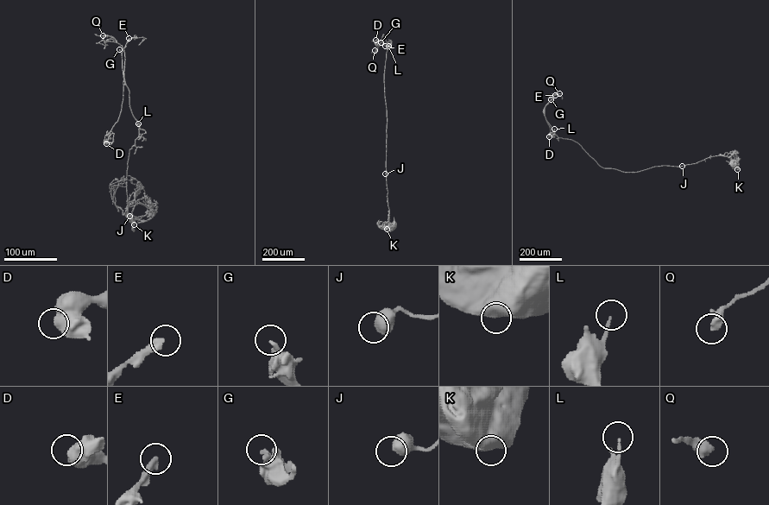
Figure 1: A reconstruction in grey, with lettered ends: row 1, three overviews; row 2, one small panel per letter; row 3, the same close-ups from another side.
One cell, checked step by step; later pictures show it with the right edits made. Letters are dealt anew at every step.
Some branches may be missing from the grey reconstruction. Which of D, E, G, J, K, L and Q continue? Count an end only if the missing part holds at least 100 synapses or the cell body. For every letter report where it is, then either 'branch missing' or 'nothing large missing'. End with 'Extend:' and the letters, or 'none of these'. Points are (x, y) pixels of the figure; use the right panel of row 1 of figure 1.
D: place (549, 136); nothing large missing
E: place (555, 95); branch missing
G: place (551, 99); nothing large missing
J: place (682, 166); nothing large missing
K: place (737, 169); nothing large missing
L: place (554, 129); nothing large missing
Q: place (559, 93); nothing large missing
Extend: E

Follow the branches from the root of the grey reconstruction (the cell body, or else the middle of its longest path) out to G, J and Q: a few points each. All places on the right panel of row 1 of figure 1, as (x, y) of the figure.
G: (738, 168), (730, 158), (720, 155), (636, 172), (603, 168), (576, 142), (555, 134), (543, 111), (551, 99)
J: (738, 168), (738, 164), (733, 163), (730, 158), (720, 155), (682, 166)
Q: (738, 168), (720, 155), (636, 172), (603, 167), (576, 142), (558, 137), (546, 120), (544, 107), (559, 93)

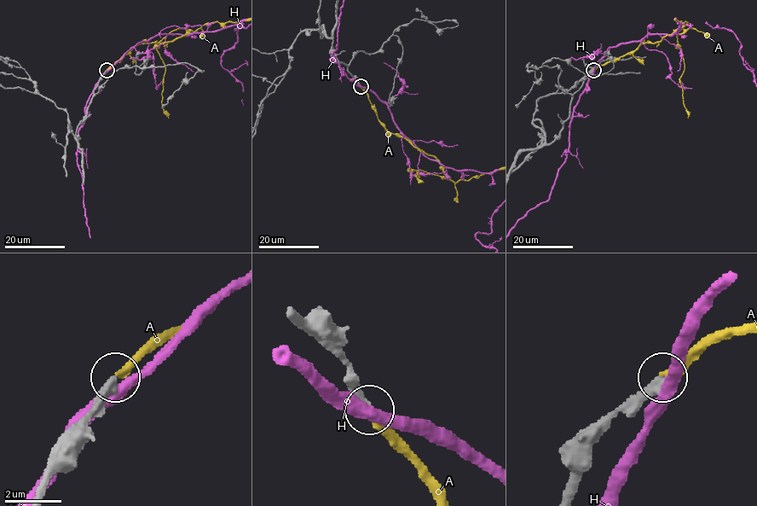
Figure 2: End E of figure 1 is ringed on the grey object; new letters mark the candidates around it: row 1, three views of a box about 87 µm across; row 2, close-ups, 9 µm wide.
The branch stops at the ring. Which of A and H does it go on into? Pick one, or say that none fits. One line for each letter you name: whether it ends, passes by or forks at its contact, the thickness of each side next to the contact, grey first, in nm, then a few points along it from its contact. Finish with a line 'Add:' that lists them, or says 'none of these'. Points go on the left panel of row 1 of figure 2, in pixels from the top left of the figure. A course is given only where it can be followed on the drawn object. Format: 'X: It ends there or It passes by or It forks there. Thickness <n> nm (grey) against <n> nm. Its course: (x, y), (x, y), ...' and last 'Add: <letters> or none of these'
A: It ends there. Thickness 400 nm (grey) against 280 nm
Add: A

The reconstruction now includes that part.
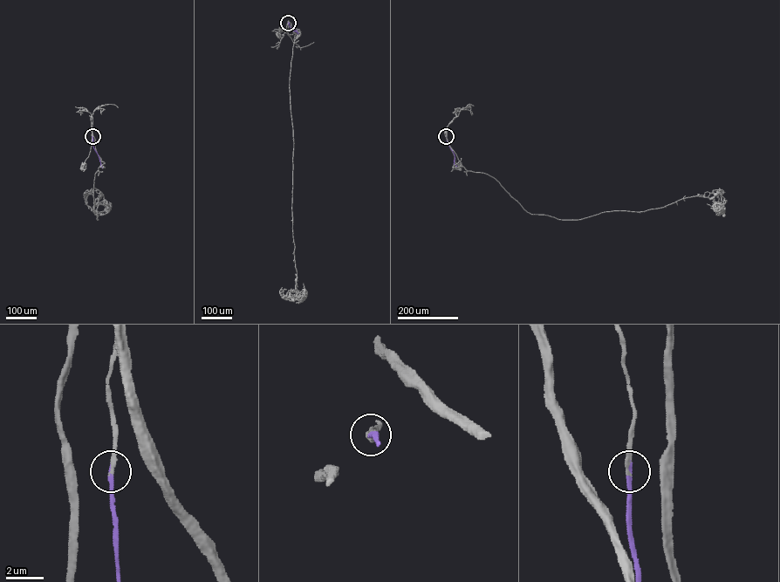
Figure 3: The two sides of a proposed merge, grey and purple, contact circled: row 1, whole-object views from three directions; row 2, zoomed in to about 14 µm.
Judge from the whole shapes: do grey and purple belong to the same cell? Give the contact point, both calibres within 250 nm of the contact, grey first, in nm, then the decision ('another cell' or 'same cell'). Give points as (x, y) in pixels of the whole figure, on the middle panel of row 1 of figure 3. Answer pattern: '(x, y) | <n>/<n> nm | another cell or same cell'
(288, 23) | 240/240 nm | same cell

